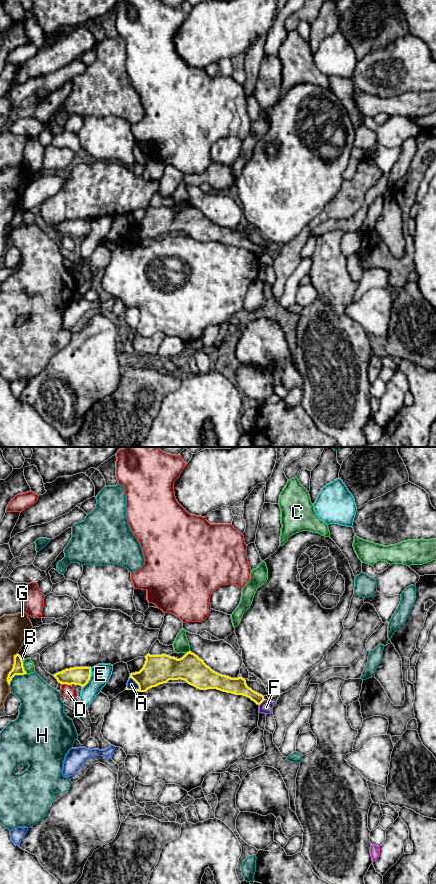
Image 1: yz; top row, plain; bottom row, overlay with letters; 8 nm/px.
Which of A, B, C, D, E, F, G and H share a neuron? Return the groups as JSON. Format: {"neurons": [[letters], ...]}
{"neurons": [["A", "D"], ["B"], ["C"], ["E"], ["F"], ["G"], ["H"]]}

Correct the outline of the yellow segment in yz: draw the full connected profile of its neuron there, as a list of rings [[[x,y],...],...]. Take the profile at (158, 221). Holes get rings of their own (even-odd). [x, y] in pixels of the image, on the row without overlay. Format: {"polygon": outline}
{"polygon": [[[191,203],[180,211],[166,206],[150,207],[149,205],[145,210],[143,220],[139,224],[130,226],[129,230],[132,230],[139,238],[133,243],[146,244],[148,241],[167,235],[169,232],[181,231],[200,242],[217,241],[246,248],[257,257],[265,252],[263,247],[247,238],[244,230],[231,230],[213,223]]]}

